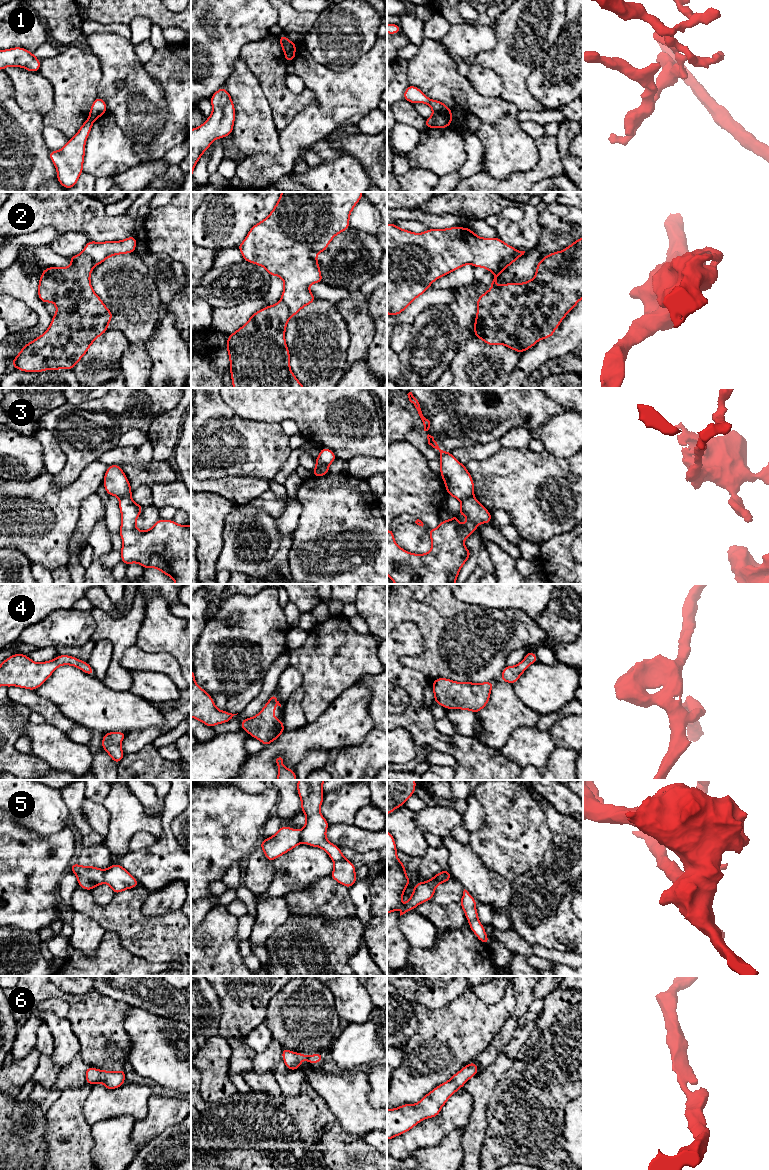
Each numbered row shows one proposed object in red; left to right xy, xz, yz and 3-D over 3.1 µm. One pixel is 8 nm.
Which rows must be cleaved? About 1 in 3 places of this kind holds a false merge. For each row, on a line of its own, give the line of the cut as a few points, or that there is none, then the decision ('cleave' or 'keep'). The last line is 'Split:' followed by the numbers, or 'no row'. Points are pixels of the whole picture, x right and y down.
1: cut in yz along (434, 113), (444, 116), (450, 121); cleave
2: cut in yz along (517, 250), (505, 256), (494, 273); cleave
3: cut in xy along (130, 496), (119, 498); cleave
4: no cut; keep
5: cut in xy along (105, 871), (103, 882); cleave
6: no cut; keep
Split: 1, 2, 3, 5

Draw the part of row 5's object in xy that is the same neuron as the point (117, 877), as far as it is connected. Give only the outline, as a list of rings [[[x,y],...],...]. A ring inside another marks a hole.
[[[118,863],[105,870],[103,882],[111,887],[115,895],[140,885],[134,876]]]

